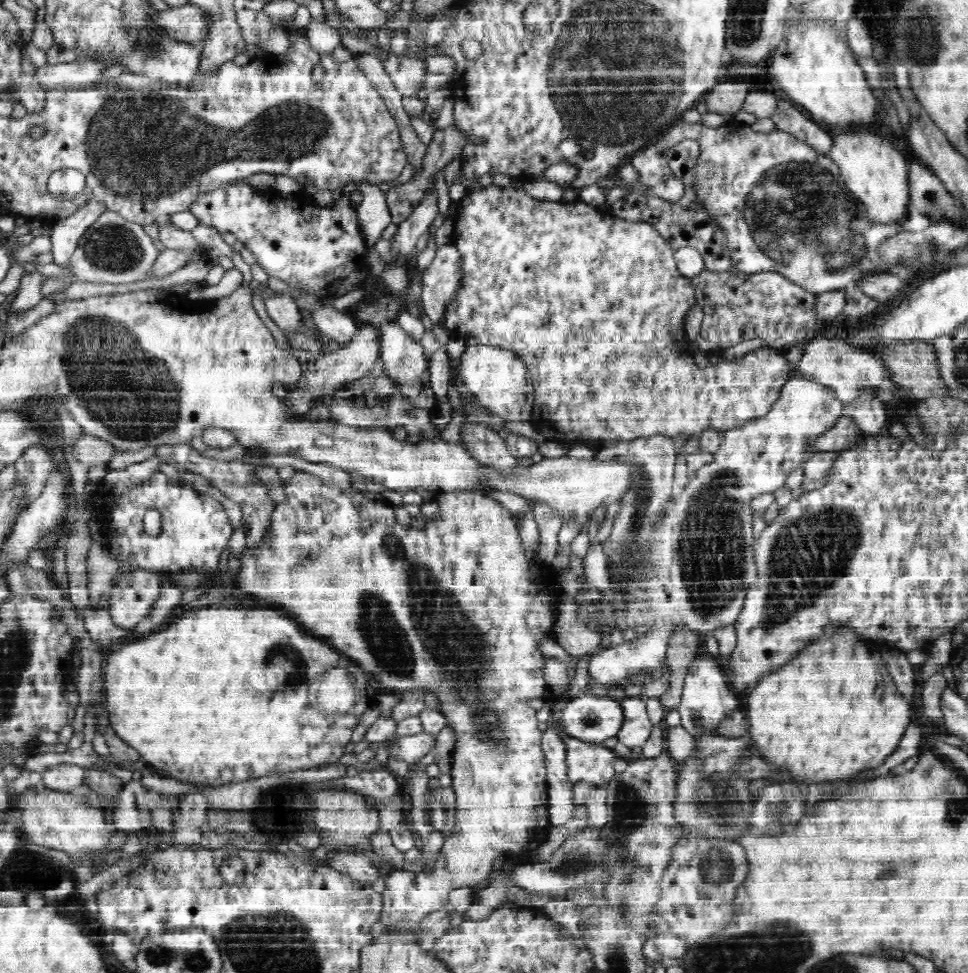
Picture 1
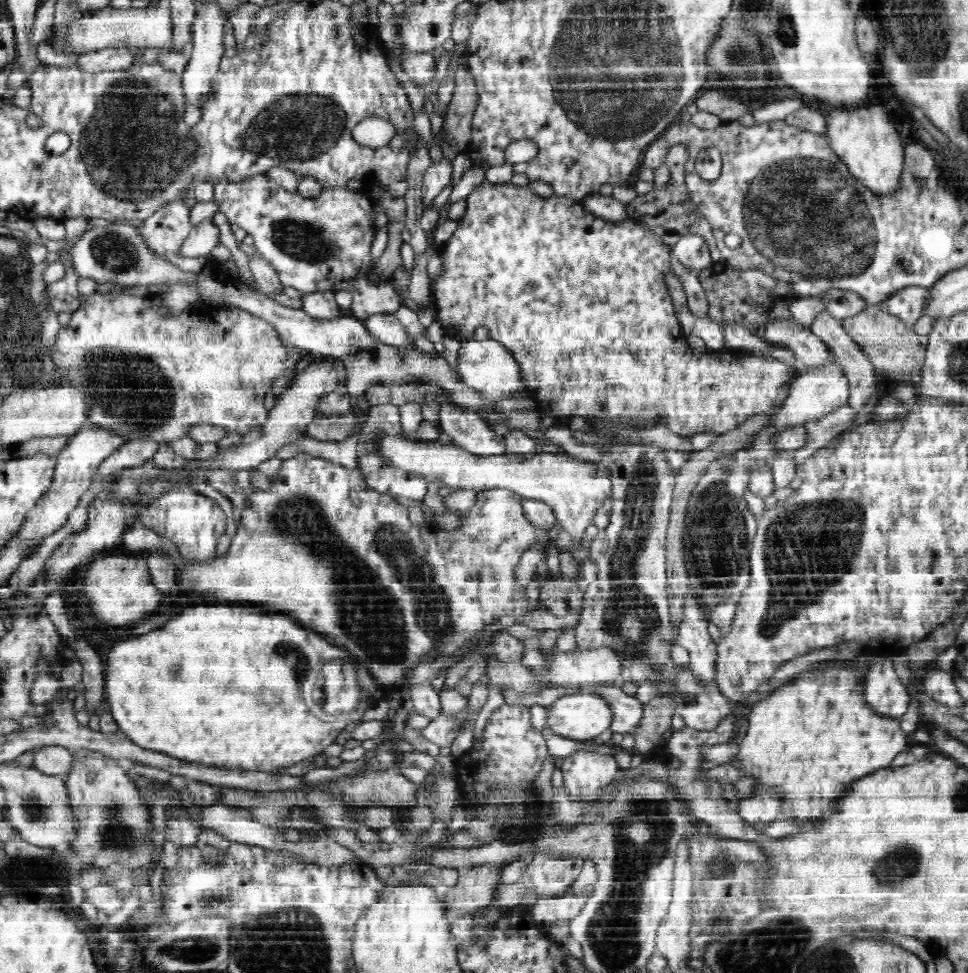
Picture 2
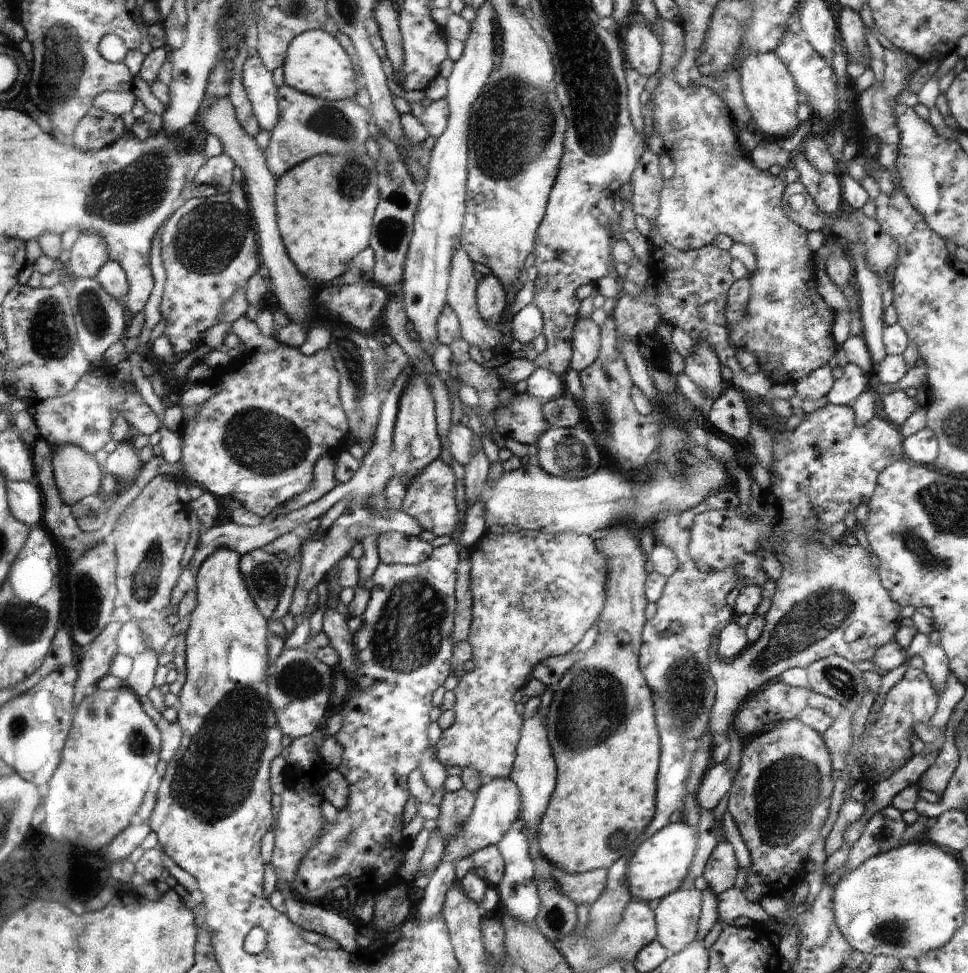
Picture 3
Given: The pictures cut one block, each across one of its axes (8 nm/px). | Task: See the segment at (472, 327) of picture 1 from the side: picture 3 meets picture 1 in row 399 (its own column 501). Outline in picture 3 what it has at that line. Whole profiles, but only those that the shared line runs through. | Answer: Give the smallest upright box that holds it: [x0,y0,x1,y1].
[435,531,607,780]

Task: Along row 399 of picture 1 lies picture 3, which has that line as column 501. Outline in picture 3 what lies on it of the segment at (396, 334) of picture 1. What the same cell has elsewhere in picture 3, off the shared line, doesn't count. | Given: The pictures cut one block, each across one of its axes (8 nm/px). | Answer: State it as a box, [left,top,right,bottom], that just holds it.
[495,393,550,445]

